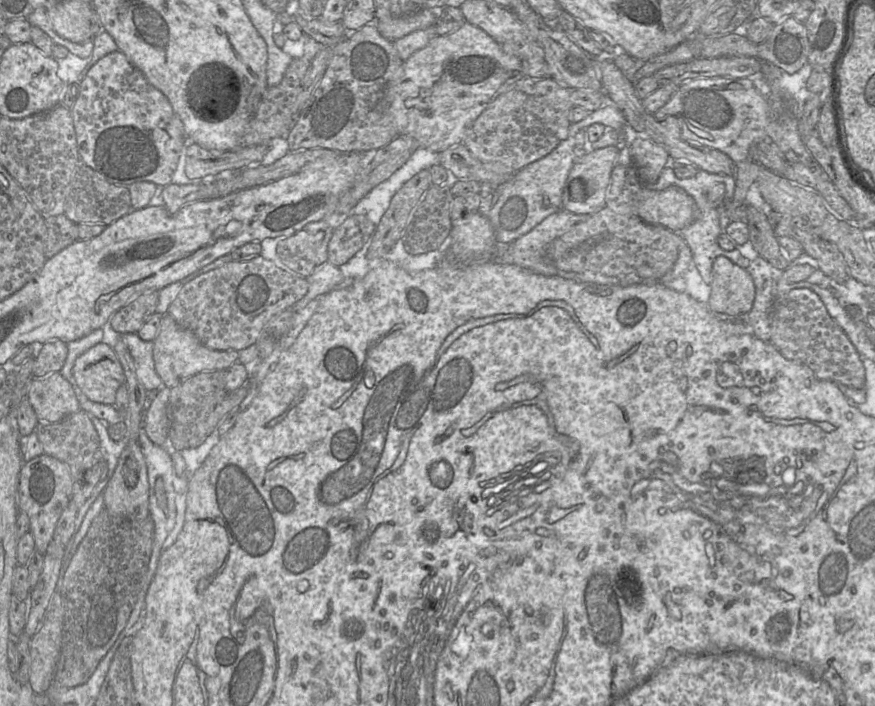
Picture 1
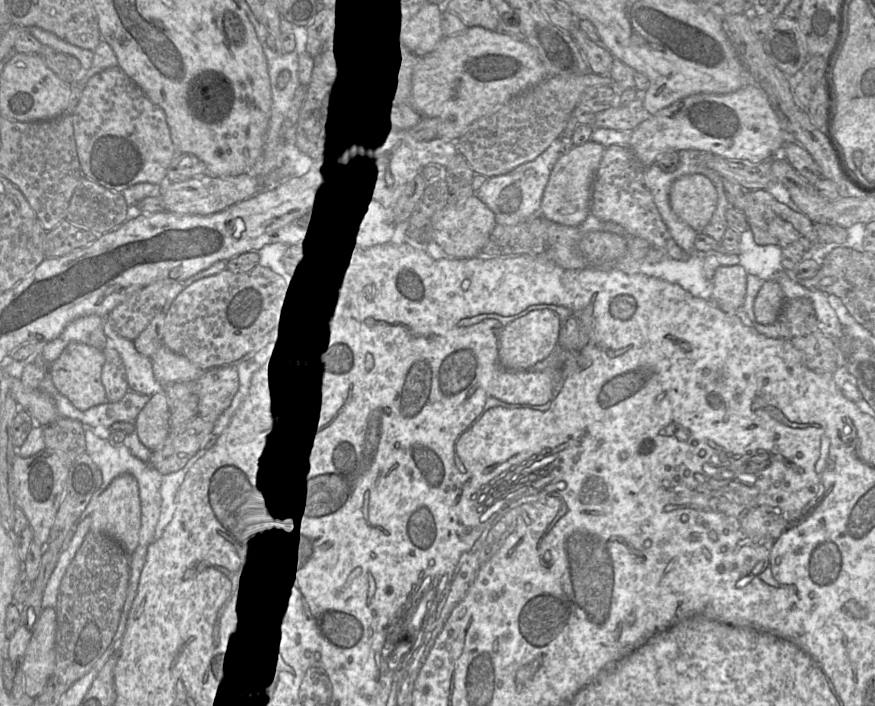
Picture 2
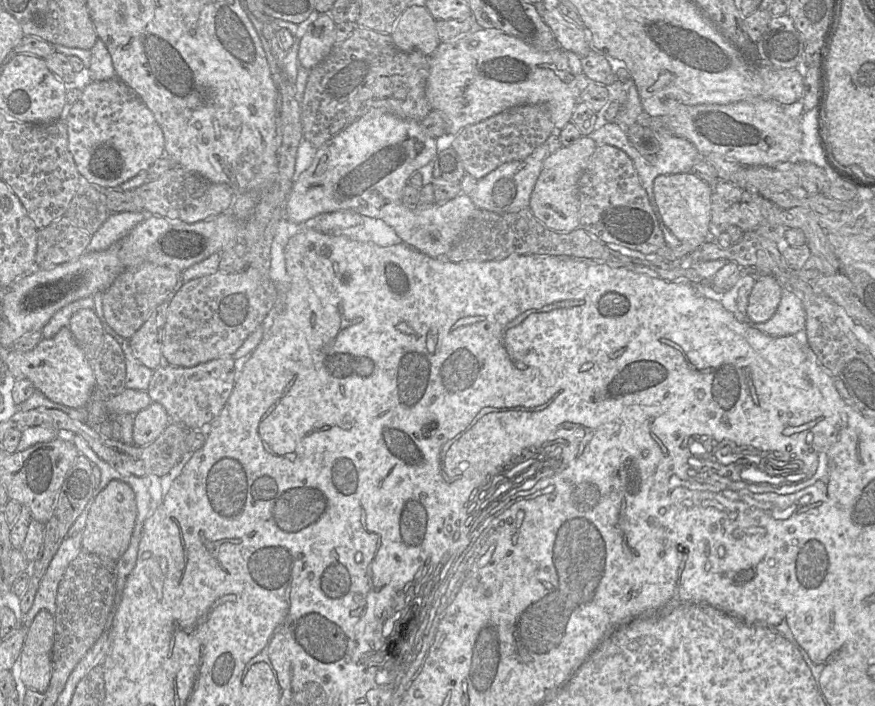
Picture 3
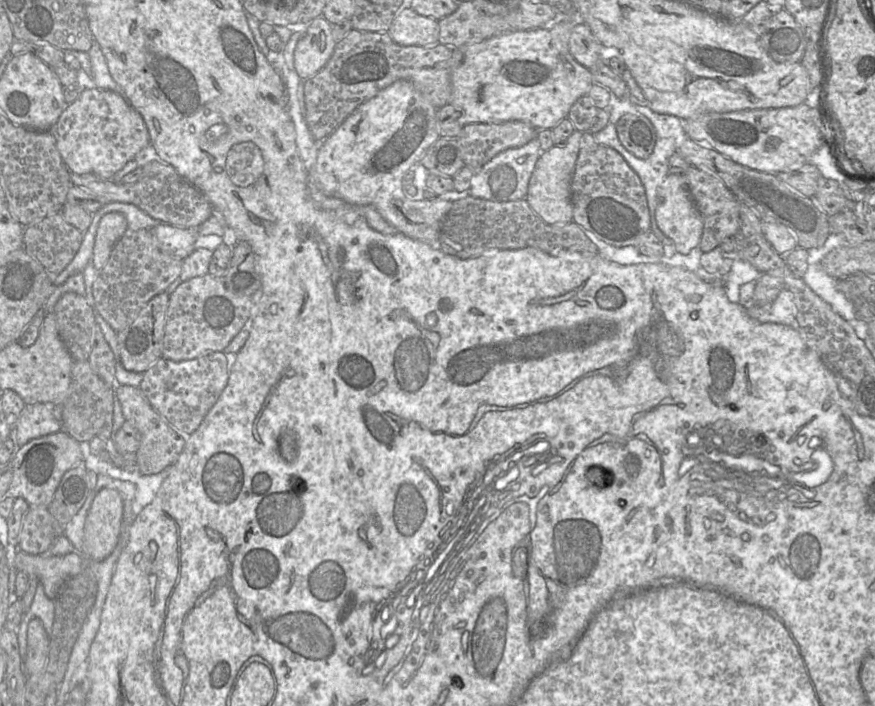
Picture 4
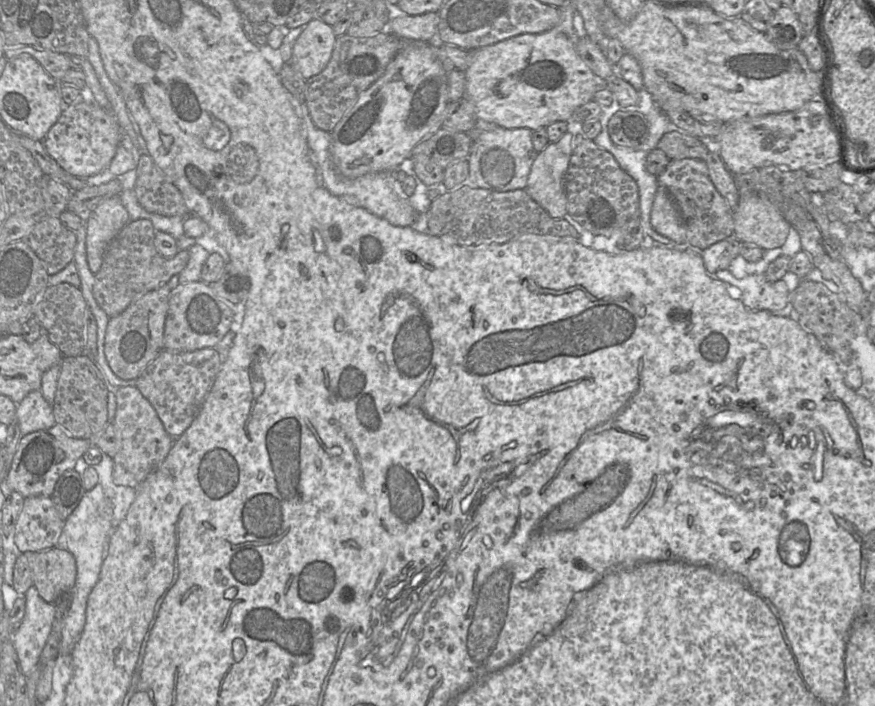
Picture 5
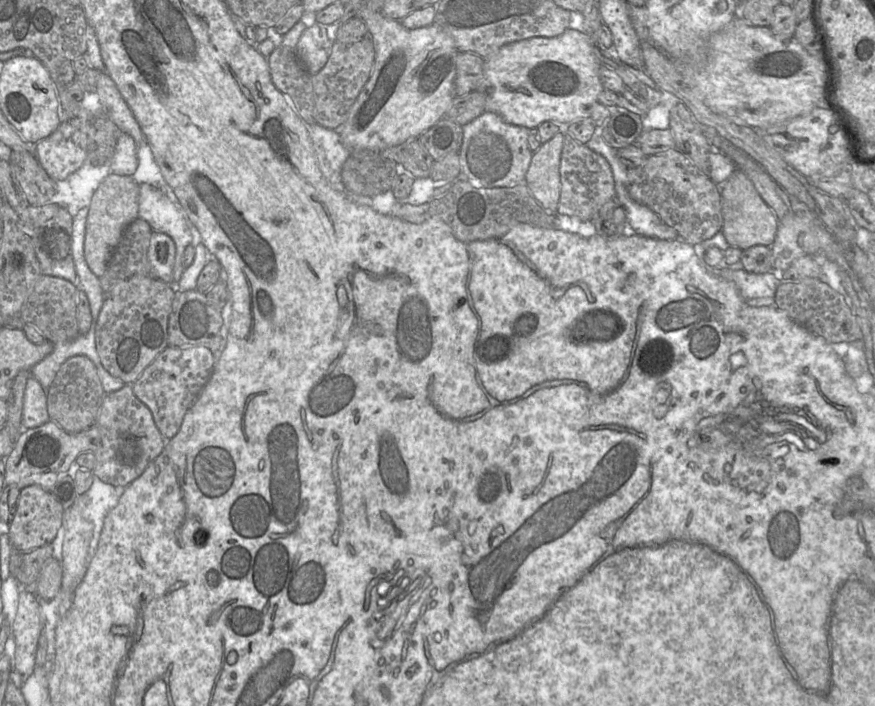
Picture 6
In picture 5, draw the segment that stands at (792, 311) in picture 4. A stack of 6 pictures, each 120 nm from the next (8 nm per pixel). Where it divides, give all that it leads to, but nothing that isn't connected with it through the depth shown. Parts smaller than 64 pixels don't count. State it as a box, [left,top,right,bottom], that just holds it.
[710,269,789,313]

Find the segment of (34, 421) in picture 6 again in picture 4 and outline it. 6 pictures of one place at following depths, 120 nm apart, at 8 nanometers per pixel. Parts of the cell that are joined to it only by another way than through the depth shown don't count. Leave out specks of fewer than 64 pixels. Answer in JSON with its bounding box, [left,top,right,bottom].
[15,403,62,447]

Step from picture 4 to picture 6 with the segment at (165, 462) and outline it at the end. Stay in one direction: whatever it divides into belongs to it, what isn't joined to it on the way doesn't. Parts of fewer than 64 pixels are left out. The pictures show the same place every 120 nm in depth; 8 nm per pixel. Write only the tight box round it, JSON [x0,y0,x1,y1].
[92,384,167,487]

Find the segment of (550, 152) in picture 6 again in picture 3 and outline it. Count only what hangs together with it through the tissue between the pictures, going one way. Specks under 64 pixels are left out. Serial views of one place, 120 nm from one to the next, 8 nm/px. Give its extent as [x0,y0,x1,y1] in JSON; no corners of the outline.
[529,135,597,233]

